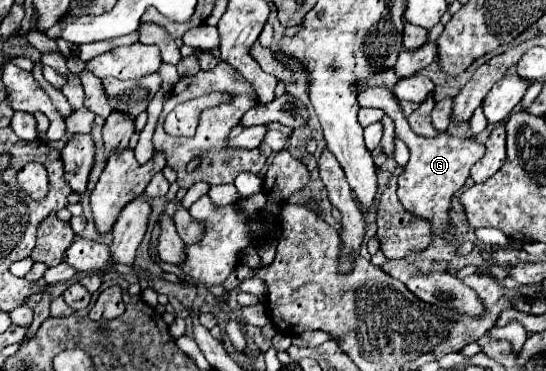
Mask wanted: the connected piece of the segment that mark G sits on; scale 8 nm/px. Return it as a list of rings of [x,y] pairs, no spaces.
[[[365,87],[359,93],[359,105],[361,107],[375,107],[375,109],[385,111],[395,123],[395,135],[401,137],[411,151],[411,159],[409,159],[405,171],[399,175],[397,197],[399,197],[401,205],[411,215],[429,221],[433,235],[439,235],[439,237],[447,239],[447,243],[453,243],[455,241],[455,231],[449,229],[451,227],[451,215],[449,215],[451,213],[451,197],[467,183],[469,169],[473,167],[473,163],[477,163],[483,157],[485,145],[479,143],[477,139],[453,137],[447,131],[439,133],[433,139],[415,135],[411,131],[407,119],[403,117],[403,111],[397,103],[397,97],[385,87],[369,87],[369,89]]]

